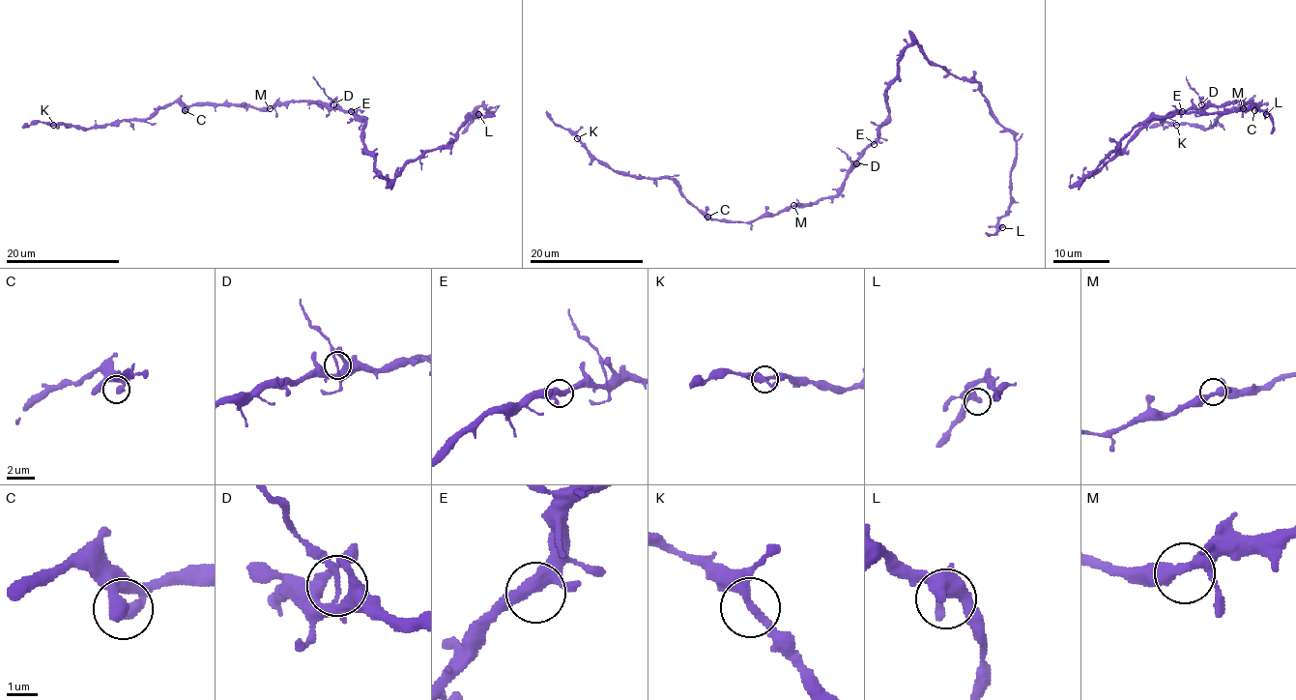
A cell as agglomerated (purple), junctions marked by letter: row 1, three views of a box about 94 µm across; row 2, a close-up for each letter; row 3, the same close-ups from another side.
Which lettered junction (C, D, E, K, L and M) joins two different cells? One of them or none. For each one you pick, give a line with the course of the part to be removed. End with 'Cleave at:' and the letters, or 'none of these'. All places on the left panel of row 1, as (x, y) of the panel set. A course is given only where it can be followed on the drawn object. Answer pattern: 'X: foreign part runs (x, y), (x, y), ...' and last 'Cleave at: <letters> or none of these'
D: foreign part runs (333, 104), (312, 76)
Cleave at: D

